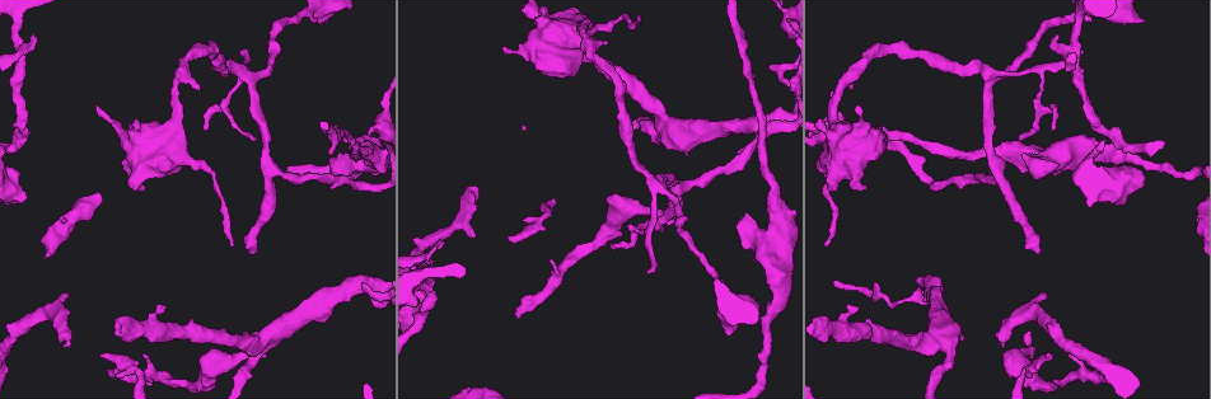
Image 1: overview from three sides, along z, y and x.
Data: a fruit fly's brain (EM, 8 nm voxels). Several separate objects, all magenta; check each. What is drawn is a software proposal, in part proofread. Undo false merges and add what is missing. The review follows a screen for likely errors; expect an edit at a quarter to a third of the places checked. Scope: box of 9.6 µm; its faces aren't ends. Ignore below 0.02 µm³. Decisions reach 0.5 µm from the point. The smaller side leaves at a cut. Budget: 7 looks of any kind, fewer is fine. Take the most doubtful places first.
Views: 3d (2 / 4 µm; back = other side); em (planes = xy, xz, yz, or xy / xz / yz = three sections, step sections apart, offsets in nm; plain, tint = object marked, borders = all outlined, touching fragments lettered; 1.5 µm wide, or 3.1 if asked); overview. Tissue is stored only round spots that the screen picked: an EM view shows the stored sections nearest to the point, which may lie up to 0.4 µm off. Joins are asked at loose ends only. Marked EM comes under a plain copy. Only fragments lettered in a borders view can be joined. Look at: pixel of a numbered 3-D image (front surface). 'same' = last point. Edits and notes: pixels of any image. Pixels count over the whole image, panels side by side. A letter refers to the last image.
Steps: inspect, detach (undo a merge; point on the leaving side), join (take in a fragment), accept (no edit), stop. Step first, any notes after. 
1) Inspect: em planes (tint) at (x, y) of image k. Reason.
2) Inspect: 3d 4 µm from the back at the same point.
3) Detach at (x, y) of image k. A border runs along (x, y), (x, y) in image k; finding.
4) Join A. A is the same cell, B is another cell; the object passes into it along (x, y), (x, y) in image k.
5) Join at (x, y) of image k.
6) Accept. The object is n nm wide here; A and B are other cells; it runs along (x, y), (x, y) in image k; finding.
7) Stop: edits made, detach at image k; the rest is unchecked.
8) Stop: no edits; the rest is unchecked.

Inspect: em xz step 4 (borders) at (1029, 335) of image 1. Free end.

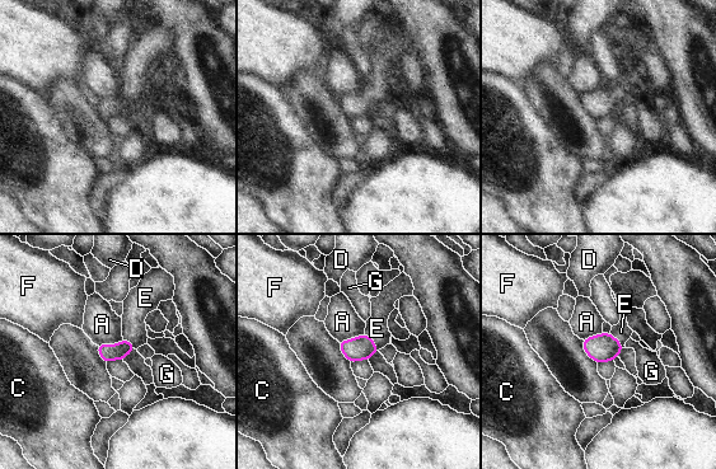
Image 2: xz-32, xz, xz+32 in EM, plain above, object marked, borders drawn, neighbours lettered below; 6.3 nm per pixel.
Inspect: em planes (borders) at the same point. Cut it another way.

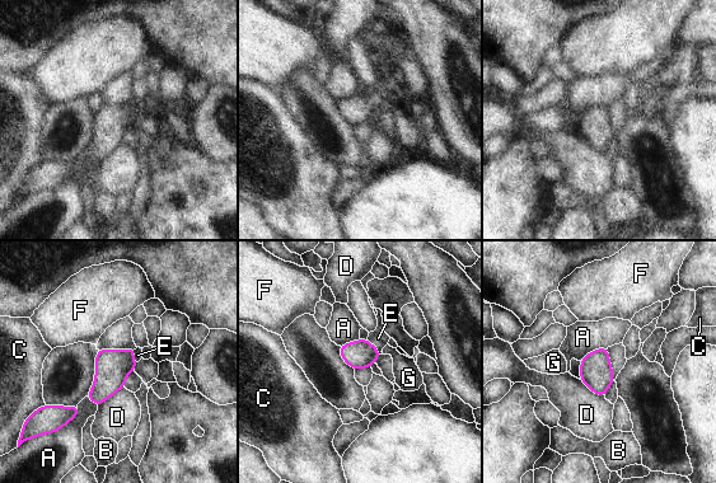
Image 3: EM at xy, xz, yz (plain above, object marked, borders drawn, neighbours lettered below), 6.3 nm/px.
Join E. E is the same cell, A, B, C, D, F and G are other cells; the object passes into it along (360, 353), (373, 346), (378, 338) in image 3; it goes on there.

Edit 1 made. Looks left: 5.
Inspect: overview. See it whole again.

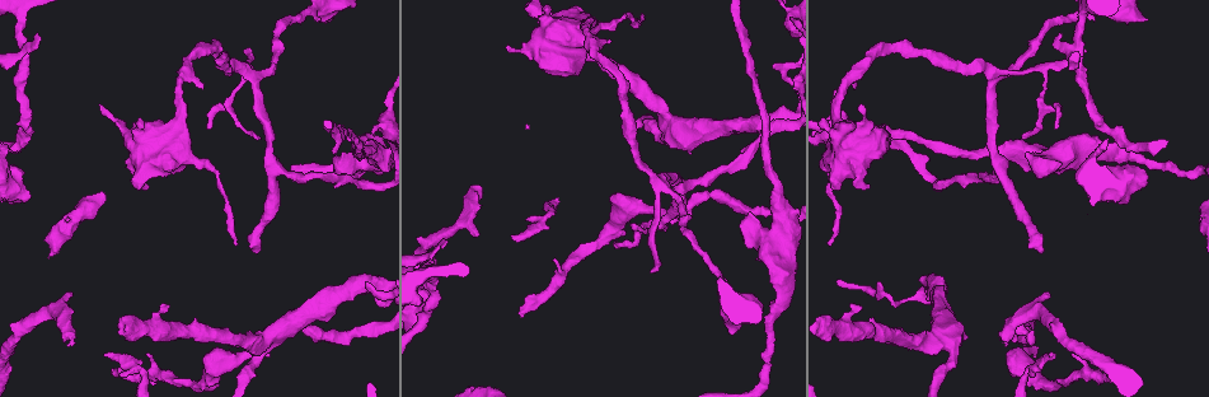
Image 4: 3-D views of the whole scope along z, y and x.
Inspect: em xz step 8 (borders) at (860, 307) of image 4.

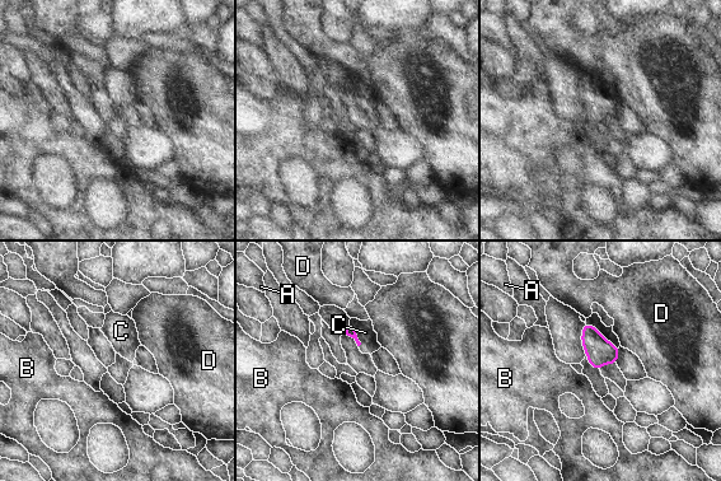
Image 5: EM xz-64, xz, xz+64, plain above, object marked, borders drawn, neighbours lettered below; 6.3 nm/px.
Inspect: em planes (borders) at the same point.

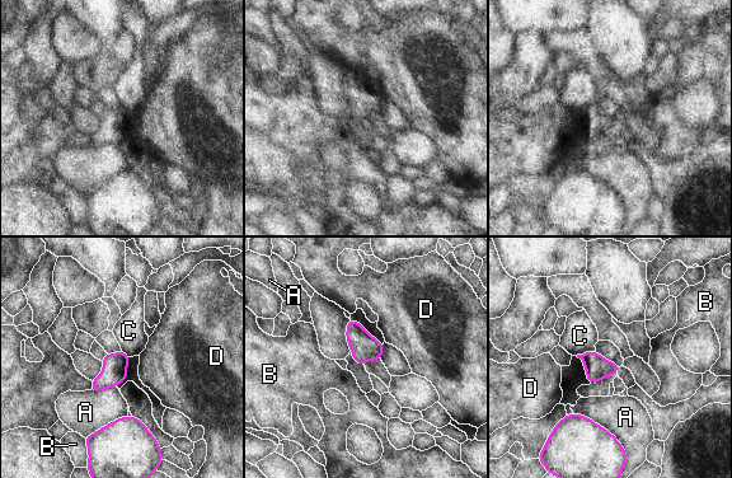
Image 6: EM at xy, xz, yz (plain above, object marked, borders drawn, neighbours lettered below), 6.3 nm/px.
Accept. The longest contact is with A, 400 nm; A, B, C and D are other cells; no lettered fragment goes on from it.

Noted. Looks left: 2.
Inspect: em planes (borders) at (258, 249) of image 4.

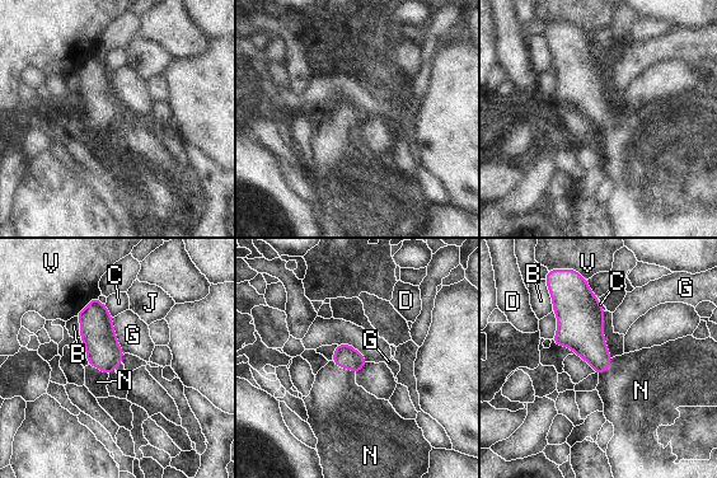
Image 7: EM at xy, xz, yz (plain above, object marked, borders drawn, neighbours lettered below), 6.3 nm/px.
Join N. N is the same cell, B, C, D, G, J and V are other cells; the object passes into it along (345, 356), (343, 366), (336, 404) in image 7; it goes on there.

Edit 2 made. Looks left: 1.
Stop: edits made, join at image 3, join at image 7; the rest is unchecked.

